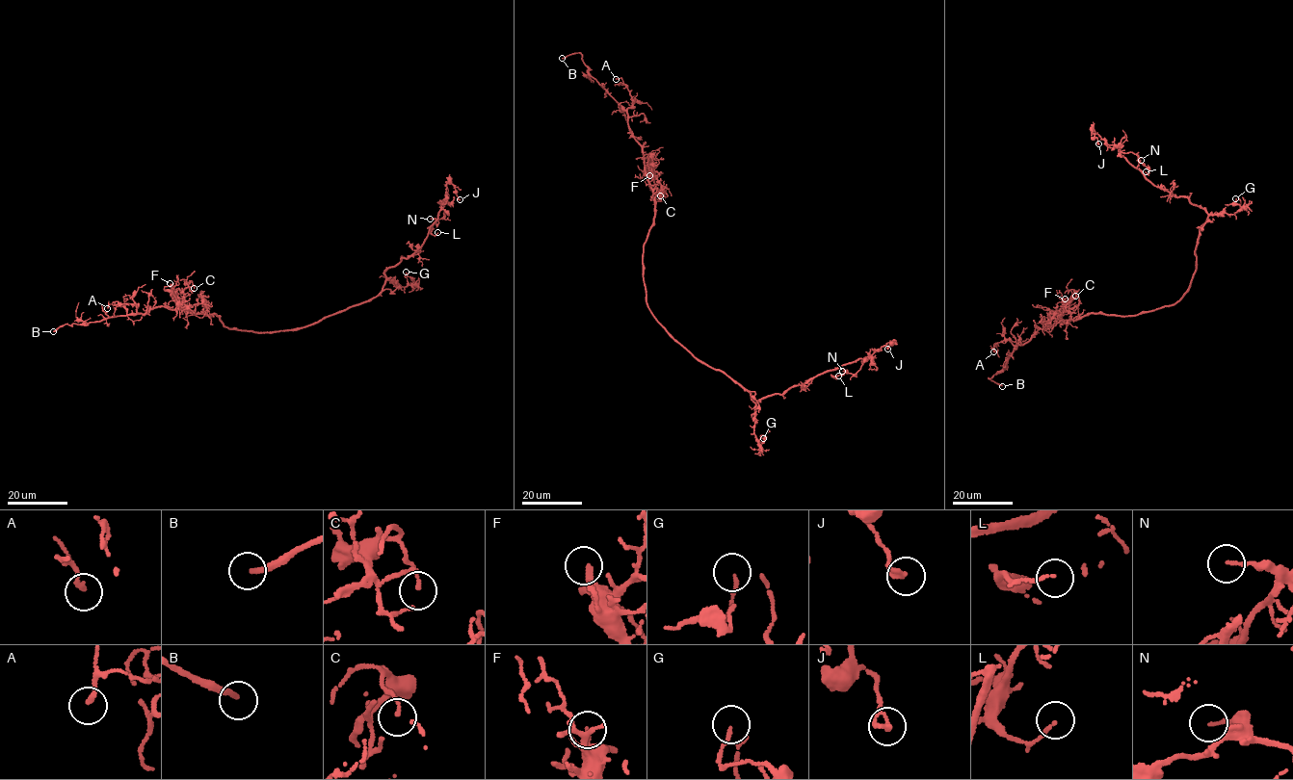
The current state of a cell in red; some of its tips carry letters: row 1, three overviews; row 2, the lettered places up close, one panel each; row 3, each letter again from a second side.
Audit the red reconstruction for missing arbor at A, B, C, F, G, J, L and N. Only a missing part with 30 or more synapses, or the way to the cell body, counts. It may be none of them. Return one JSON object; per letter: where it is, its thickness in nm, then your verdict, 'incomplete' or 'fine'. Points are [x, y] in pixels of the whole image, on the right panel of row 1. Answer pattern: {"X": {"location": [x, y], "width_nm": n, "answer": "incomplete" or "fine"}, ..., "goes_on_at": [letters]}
{"A": {"location": [993, 351], "width_nm": 180, "answer": "fine"}, "B": {"location": [1002, 386], "width_nm": 240, "answer": "incomplete"}, "C": {"location": [1075, 296], "width_nm": 120, "answer": "fine"}, "F": {"location": [1065, 298], "width_nm": 220, "answer": "fine"}, "G": {"location": [1235, 198], "width_nm": 80, "answer": "fine"}, "J": {"location": [1098, 143], "width_nm": 190, "answer": "fine"}, "L": {"location": [1146, 171], "width_nm": 120, "answer": "fine"}, "N": {"location": [1141, 160], "width_nm": 120, "answer": "fine"}, "goes_on_at": ["B"]}

